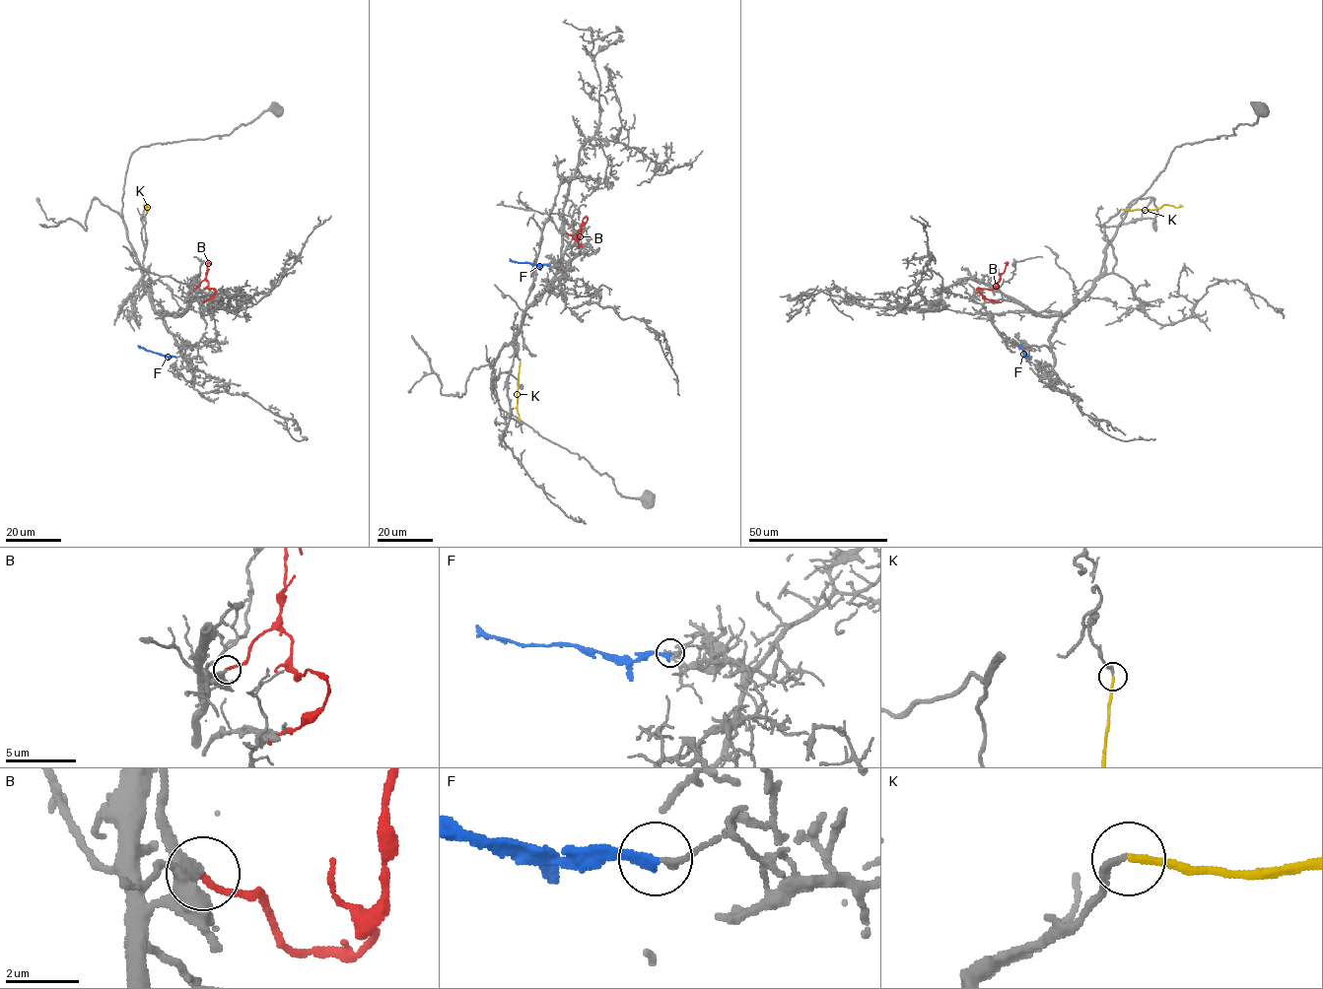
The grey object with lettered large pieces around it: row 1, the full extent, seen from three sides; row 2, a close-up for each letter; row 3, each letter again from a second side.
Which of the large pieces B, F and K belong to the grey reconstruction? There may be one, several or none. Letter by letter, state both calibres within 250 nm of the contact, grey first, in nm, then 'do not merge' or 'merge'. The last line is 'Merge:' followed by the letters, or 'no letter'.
B: 340/170 nm | do not merge
F: 190/280 nm | do not merge
K: 190/180 nm | merge
Merge: K

